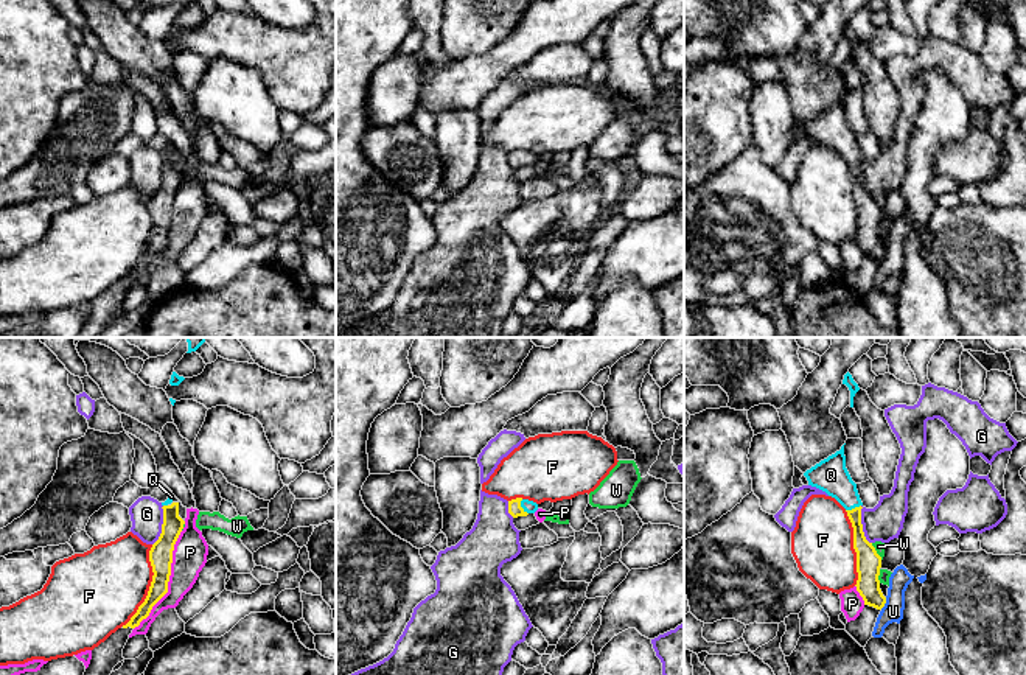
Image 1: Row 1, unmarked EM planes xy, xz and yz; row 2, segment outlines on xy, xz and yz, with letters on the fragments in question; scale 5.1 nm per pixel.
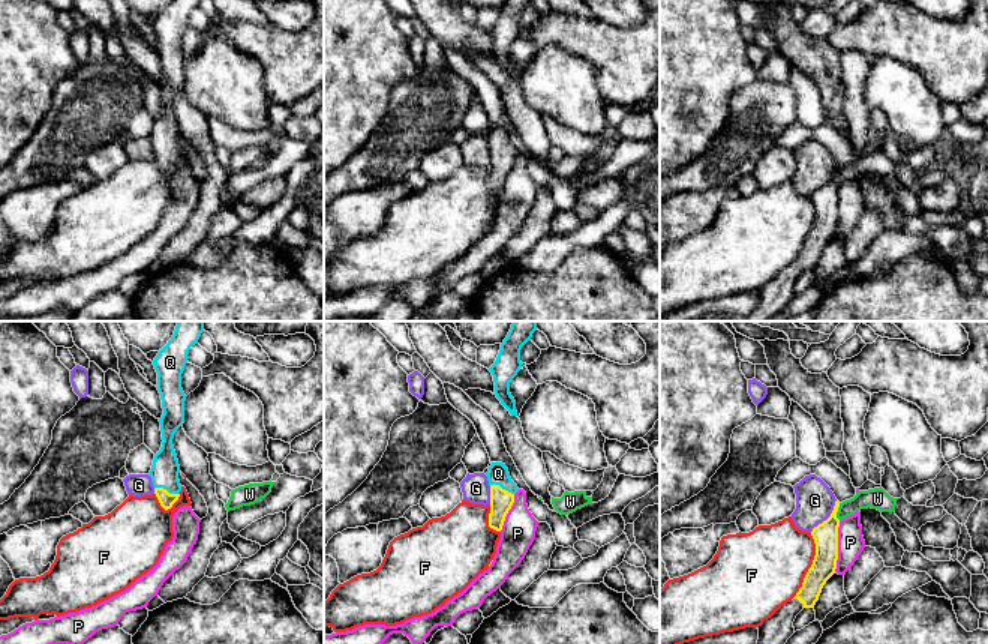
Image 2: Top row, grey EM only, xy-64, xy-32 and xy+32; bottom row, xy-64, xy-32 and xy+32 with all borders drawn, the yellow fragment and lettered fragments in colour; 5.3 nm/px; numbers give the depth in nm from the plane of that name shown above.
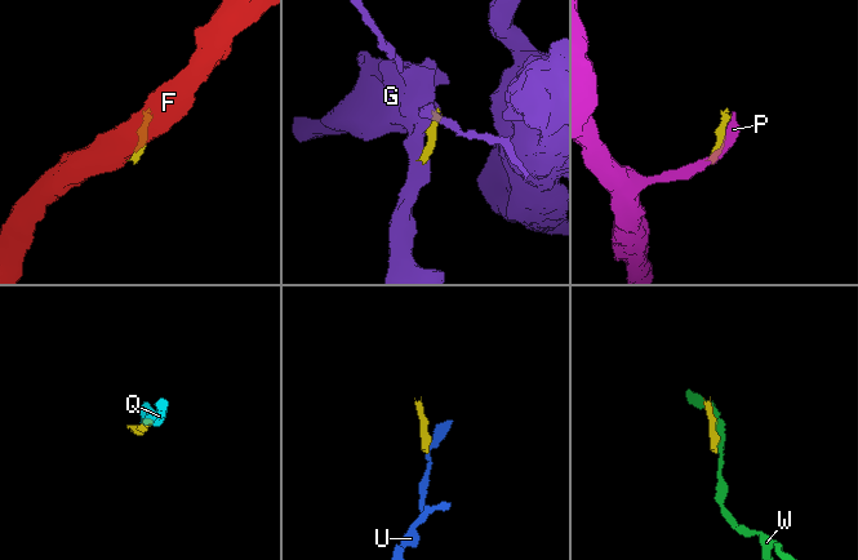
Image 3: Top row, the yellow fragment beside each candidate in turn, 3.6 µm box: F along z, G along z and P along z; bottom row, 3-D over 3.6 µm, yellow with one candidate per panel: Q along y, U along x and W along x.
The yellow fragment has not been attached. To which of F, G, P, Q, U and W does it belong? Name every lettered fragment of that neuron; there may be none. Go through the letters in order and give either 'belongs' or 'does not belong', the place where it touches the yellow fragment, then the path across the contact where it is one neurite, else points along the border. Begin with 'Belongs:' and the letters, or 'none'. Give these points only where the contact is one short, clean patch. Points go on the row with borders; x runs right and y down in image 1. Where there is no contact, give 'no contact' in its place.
Belongs: Q
F: does not belong; meets yellow in xy at (150, 587)
G: does not belong; meets yellow in xy at (162, 526); border along xy (164, 506), (162, 532), (153, 545)
P: does not belong; meets yellow in xy at (168, 580)
Q: belongs; meets yellow in xz at (521, 507); runs through xz (515, 509), (521, 507), (529, 506)
U: does not belong; meets yellow in yz at (885, 602); border along yz (886, 598), (880, 608)
W: does not belong; meets yellow in yz at (875, 551)

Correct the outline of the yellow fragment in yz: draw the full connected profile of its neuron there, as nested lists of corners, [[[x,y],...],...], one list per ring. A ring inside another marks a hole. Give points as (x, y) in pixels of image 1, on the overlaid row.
[[[844,445],[839,451],[821,460],[804,473],[808,485],[825,491],[835,498],[847,512],[853,527],[853,549],[857,552],[857,591],[864,600],[864,605],[881,610],[886,597],[880,589],[880,568],[881,557],[877,554],[872,543],[869,543],[861,524],[861,499],[857,484],[852,481],[846,468]]]

